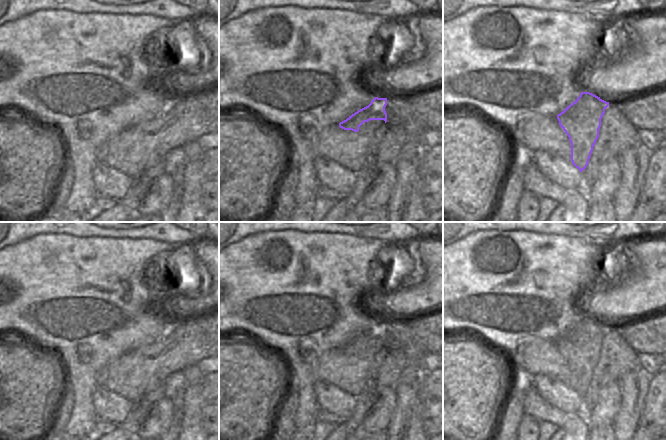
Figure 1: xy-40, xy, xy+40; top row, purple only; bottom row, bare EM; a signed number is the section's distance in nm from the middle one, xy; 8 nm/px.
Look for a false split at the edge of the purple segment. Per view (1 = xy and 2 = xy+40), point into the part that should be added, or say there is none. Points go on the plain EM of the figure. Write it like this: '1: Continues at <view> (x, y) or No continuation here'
1: No continuation here
2: No continuation here

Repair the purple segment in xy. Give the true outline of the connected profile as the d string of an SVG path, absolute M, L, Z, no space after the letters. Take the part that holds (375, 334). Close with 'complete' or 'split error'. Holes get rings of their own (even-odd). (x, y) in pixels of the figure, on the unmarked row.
M375 321L371 327L358 334L346 344L339 347L339 351L344 354L359 355L359 351L370 344L384 344L387 346L387 337L385 331L387 329L387 322Z; complete

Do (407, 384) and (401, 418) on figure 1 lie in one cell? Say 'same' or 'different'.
same

